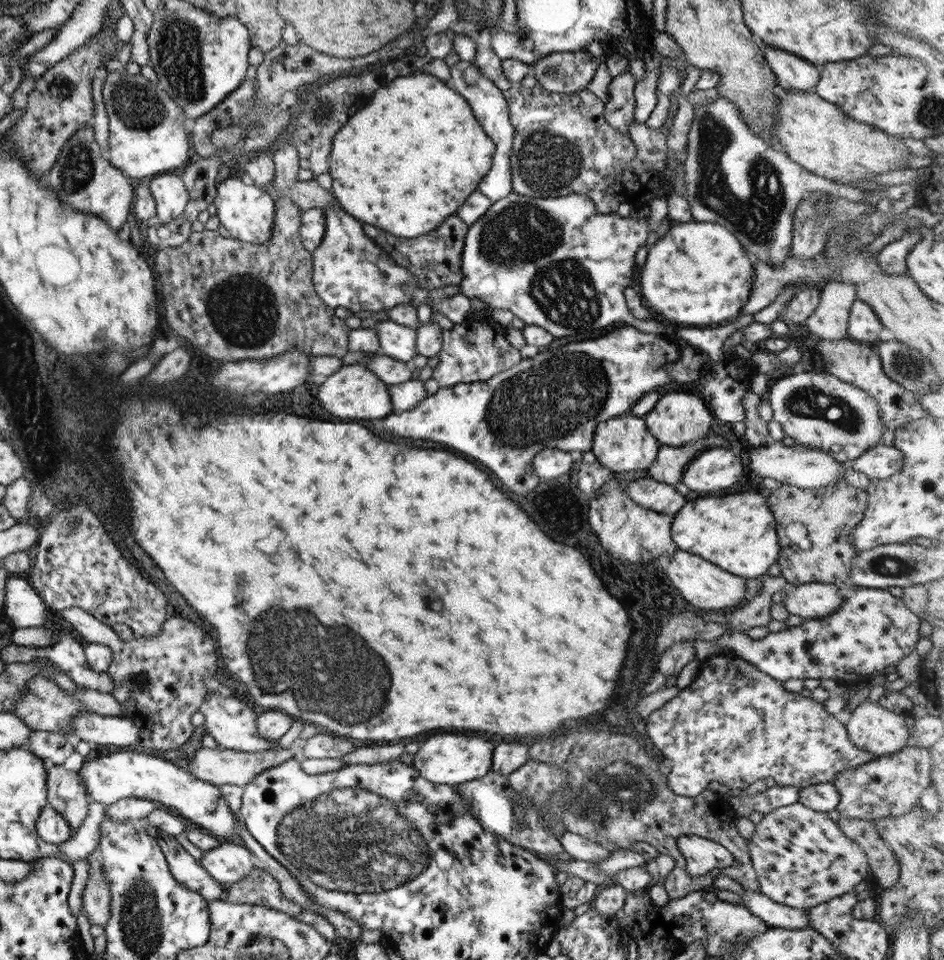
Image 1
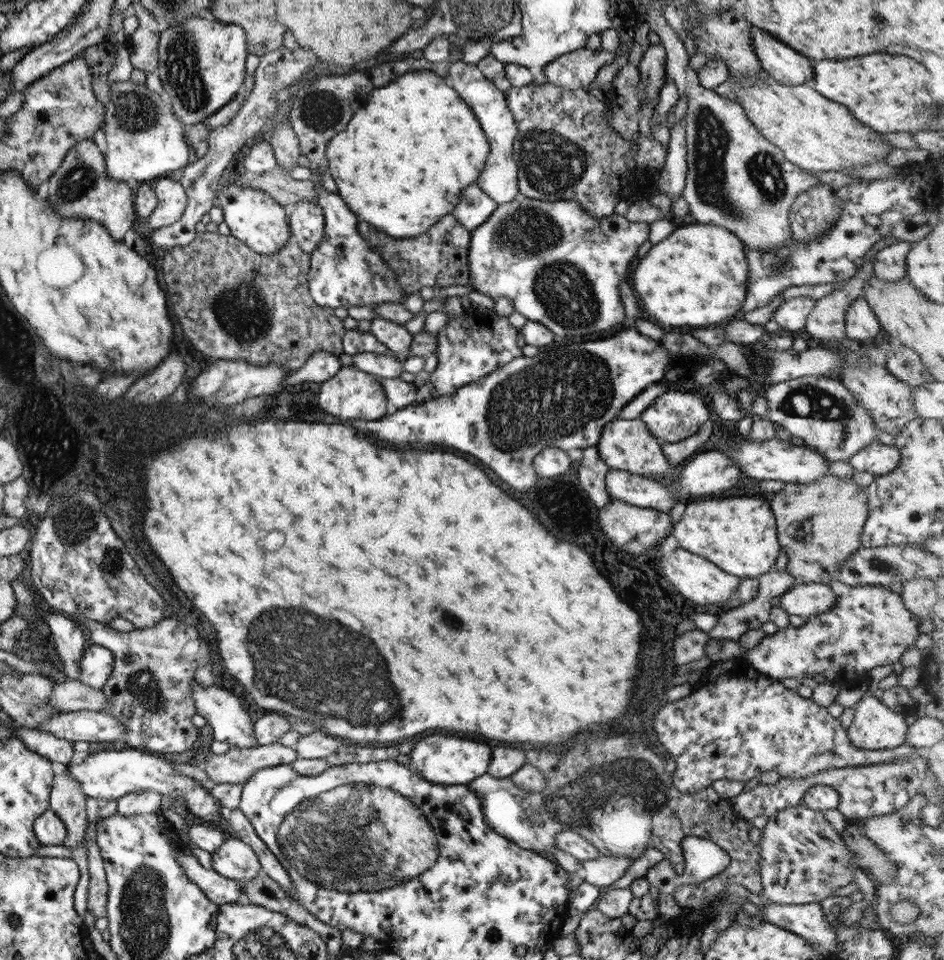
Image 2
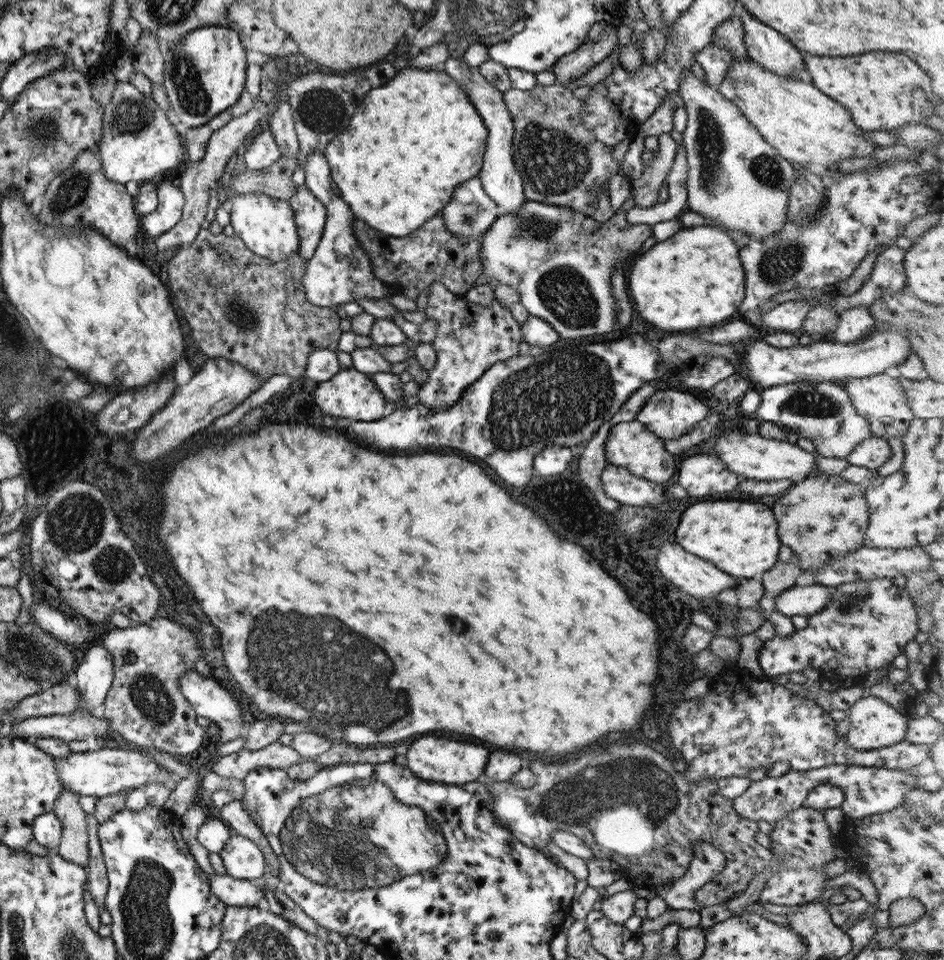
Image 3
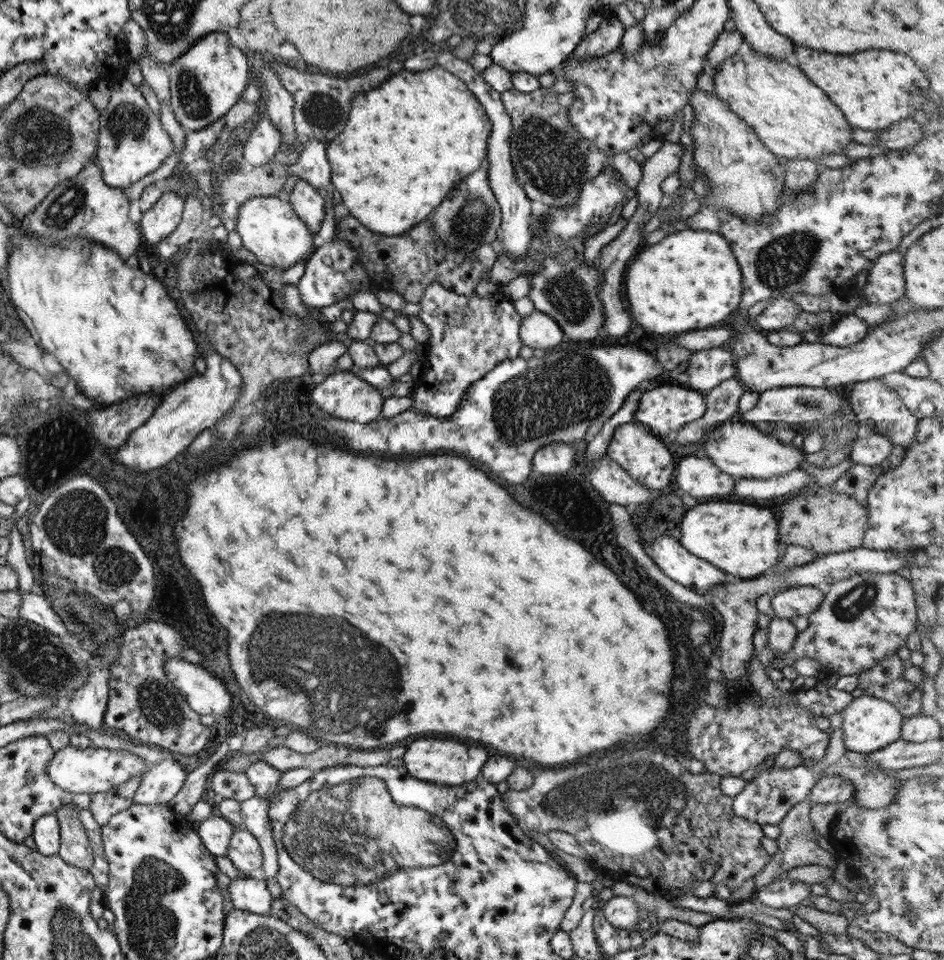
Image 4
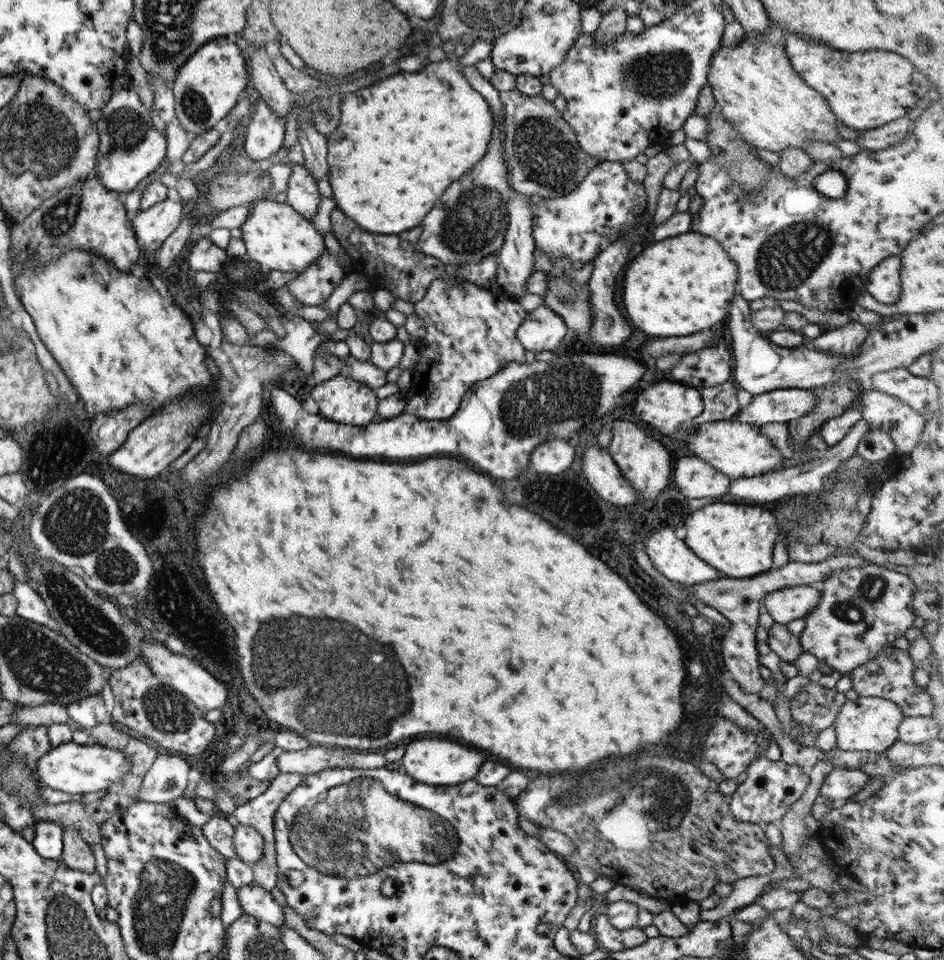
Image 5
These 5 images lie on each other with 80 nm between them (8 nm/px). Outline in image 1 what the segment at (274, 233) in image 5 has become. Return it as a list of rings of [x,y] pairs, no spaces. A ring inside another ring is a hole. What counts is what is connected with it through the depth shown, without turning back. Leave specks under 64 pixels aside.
[[[229,177],[217,184],[212,202],[219,223],[227,230],[229,237],[256,245],[264,243],[270,237],[275,209],[272,198],[265,190],[244,184],[239,177]]]

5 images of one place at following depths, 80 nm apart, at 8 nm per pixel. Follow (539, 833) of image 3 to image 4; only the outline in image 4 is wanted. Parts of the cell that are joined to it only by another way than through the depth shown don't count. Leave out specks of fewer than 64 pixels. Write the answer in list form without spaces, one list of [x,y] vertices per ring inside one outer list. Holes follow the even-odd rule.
[[[603,750],[601,754],[595,752],[591,758],[581,758],[581,762],[575,762],[571,766],[563,766],[563,768],[539,768],[535,766],[532,768],[532,783],[529,788],[514,791],[504,786],[499,786],[501,798],[504,802],[504,807],[508,813],[516,820],[517,826],[521,832],[529,837],[529,832],[546,833],[549,830],[559,831],[562,830],[565,834],[572,834],[573,838],[580,844],[581,847],[586,849],[587,854],[591,854],[591,866],[595,870],[599,868],[608,868],[617,874],[619,879],[631,885],[637,885],[645,889],[649,893],[657,894],[661,897],[667,896],[669,890],[677,891],[678,888],[688,888],[694,895],[699,896],[713,896],[716,897],[715,886],[723,884],[732,892],[735,888],[739,888],[743,882],[748,878],[752,878],[771,861],[767,852],[761,847],[761,825],[751,822],[750,820],[735,816],[731,813],[732,798],[723,795],[719,791],[719,778],[713,773],[689,773],[685,767],[677,764],[677,760],[671,756],[665,756],[661,752],[651,752],[651,750]],[[703,860],[713,860],[716,862],[715,873],[710,879],[703,881],[699,884],[690,885],[691,873],[695,870],[697,865]]]

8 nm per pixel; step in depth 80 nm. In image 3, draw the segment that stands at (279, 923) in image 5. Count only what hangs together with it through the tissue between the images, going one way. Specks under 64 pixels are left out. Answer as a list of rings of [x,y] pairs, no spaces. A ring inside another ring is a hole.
[[[214,873],[208,875],[208,885],[211,894],[216,896],[225,907],[257,907],[258,900],[262,897],[261,881],[231,878]]]

